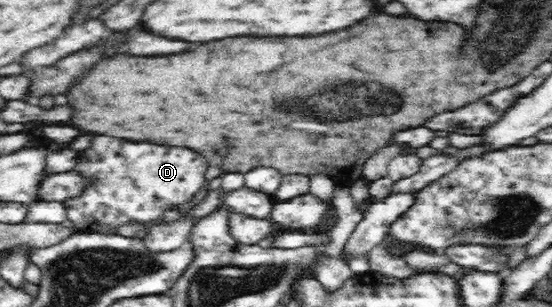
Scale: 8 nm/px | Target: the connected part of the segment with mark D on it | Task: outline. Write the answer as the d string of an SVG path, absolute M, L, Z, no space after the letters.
M97 135L91 139L89 149L79 155L81 163L75 164L75 173L84 179L84 188L79 195L64 201L67 220L79 233L100 233L101 235L117 235L121 227L133 223L149 223L161 219L166 211L179 205L191 207L197 202L205 183L205 172L209 164L202 155L187 147L163 147L155 143L131 143L123 139L113 139L107 135Z

